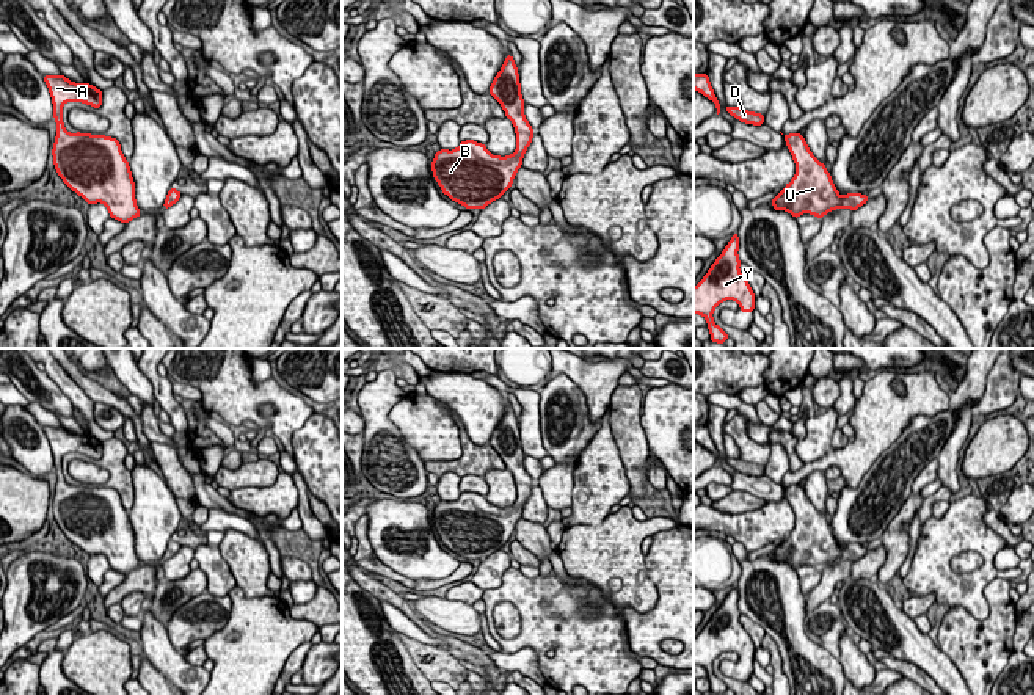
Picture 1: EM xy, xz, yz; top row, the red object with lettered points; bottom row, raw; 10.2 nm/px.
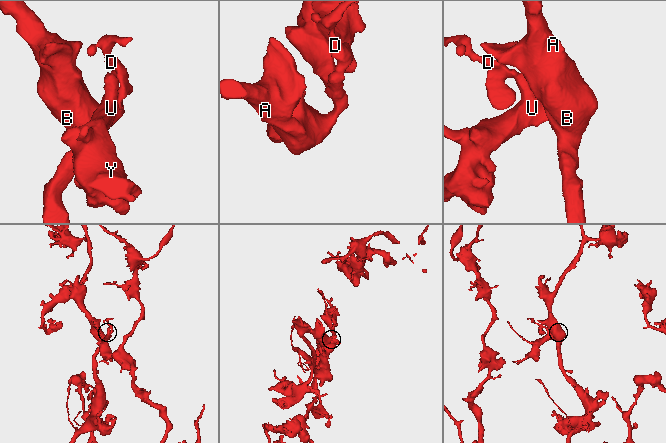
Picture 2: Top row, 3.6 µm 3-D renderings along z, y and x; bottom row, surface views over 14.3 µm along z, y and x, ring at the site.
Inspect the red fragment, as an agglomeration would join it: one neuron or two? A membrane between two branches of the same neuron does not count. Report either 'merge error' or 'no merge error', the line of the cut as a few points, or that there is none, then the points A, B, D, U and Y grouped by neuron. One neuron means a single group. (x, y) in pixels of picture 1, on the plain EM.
no merge error; cut none; groups A B D U Y

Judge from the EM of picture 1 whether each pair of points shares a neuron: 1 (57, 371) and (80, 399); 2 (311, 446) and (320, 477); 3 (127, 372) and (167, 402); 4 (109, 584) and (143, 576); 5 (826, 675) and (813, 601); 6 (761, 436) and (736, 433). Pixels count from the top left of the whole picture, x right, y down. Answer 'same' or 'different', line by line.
1: same
2: same
3: different
4: different
5: different
6: different

